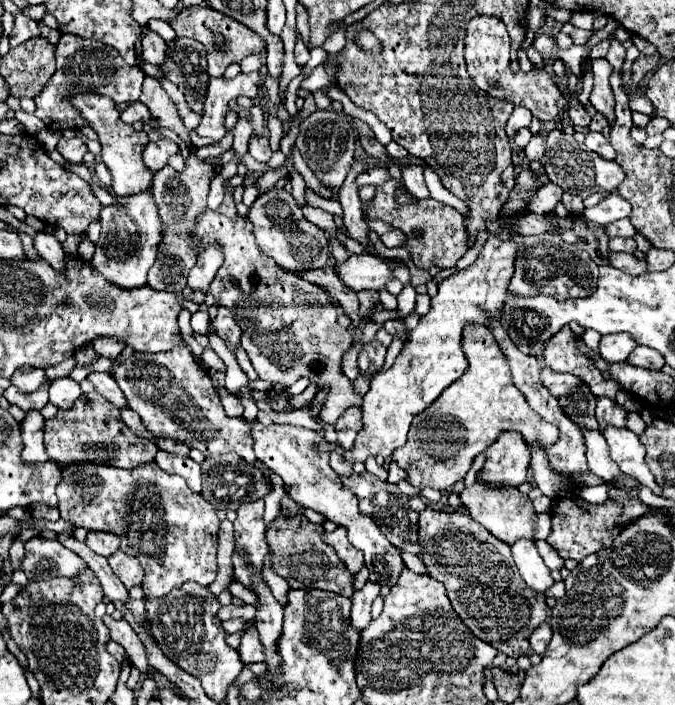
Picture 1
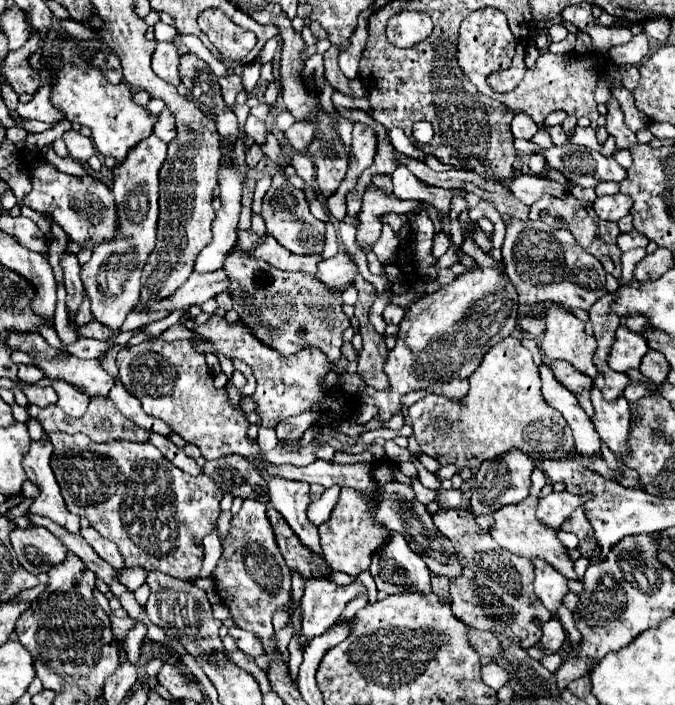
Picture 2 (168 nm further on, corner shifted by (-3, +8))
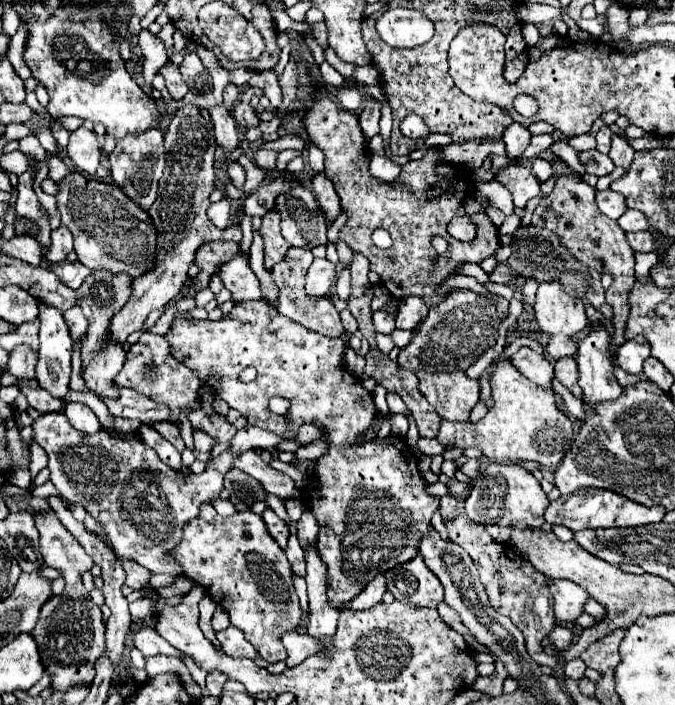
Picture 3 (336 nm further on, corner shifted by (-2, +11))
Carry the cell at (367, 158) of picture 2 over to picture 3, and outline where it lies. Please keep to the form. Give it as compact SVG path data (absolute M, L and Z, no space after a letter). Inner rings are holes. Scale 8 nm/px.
M373 99L363 105L363 111L359 113L359 123L363 127L365 139L371 139L373 135L379 133L379 117L381 117L381 101Z

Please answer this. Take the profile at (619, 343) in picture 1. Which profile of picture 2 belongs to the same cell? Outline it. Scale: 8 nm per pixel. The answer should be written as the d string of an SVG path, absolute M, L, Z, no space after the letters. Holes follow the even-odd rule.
M620 326L616 330L616 342L610 348L608 364L616 372L624 372L630 368L638 368L642 356L648 352L648 342L644 336Z

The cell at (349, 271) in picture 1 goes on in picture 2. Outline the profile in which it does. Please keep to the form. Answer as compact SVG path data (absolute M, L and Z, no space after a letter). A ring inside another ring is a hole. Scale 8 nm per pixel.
M338 252L334 258L322 260L318 264L316 278L320 278L330 290L346 290L348 286L354 284L356 274L358 274L358 268L356 268L356 262L350 258L350 254Z

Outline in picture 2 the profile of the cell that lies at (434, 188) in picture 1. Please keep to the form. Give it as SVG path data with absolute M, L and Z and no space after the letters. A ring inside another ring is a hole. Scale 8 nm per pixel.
M510 218L506 222L506 240L502 244L502 262L518 292L520 304L554 302L568 310L588 310L608 292L606 272L596 256L590 256L570 232L550 228L542 222Z

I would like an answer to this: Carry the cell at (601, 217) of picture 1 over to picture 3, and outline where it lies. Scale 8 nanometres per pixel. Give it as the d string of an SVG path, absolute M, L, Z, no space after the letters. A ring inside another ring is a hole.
M605 189L605 191L597 191L597 207L603 215L607 215L609 219L619 219L625 211L627 211L627 203L625 203L625 197L611 191L611 189Z

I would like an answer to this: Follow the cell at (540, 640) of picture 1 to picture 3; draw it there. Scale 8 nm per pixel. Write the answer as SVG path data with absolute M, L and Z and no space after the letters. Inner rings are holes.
M557 625L557 629L549 635L549 641L553 643L555 649L567 649L573 643L573 637L575 637L575 633L571 629Z

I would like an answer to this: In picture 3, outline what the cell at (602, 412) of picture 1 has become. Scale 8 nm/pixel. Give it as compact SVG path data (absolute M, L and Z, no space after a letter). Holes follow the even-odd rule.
M555 157L553 159L553 169L559 175L555 181L555 189L553 193L549 193L547 197L541 199L541 203L535 207L533 211L533 225L549 229L553 233L557 233L557 237L561 237L561 245L565 245L569 249L569 253L573 253L573 257L577 257L577 261L581 261L583 265L589 265L591 269L597 269L599 273L609 273L613 277L611 287L607 289L607 303L615 309L615 319L613 319L613 347L611 353L617 351L619 345L625 343L625 317L627 317L627 293L633 285L633 249L629 247L627 239L625 239L625 231L617 225L617 221L605 217L599 213L597 205L595 205L595 187L587 185L581 177L575 177L571 171L561 169L559 165L561 161Z

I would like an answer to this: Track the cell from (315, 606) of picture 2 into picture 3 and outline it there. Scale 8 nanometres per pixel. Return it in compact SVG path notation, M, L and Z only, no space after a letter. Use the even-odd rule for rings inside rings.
M377 575L347 607L355 609L355 611L357 611L357 609L369 609L369 607L381 603L385 593L387 593L387 581L385 581L383 575Z

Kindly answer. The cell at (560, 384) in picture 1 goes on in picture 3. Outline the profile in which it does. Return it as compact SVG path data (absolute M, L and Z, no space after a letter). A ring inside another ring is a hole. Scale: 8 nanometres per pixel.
M563 357L555 363L555 377L575 395L581 397L581 387L577 385L577 361L573 357Z

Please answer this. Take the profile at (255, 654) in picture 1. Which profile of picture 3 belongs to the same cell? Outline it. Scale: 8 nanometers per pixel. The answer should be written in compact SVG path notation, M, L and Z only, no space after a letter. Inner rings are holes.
M227 627L225 631L217 633L217 641L223 647L223 653L237 659L257 659L257 651L253 645L245 639L245 635L237 627Z

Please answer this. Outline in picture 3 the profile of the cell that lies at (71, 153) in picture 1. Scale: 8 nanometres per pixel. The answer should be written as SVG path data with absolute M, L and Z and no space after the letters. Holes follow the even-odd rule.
M79 127L77 131L71 133L69 145L67 145L67 155L87 175L93 175L97 171L97 167L101 165L101 153L103 153L101 143L93 131Z

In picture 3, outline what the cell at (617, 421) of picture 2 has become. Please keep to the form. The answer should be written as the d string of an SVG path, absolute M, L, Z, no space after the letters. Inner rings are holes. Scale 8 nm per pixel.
M603 321L589 323L591 331L579 341L579 385L591 407L621 395L621 385L613 377L613 361L609 361L609 333Z

